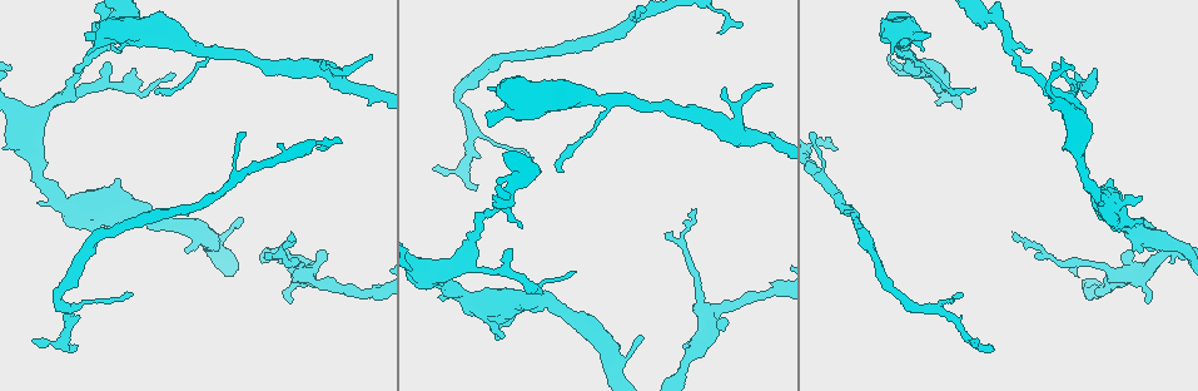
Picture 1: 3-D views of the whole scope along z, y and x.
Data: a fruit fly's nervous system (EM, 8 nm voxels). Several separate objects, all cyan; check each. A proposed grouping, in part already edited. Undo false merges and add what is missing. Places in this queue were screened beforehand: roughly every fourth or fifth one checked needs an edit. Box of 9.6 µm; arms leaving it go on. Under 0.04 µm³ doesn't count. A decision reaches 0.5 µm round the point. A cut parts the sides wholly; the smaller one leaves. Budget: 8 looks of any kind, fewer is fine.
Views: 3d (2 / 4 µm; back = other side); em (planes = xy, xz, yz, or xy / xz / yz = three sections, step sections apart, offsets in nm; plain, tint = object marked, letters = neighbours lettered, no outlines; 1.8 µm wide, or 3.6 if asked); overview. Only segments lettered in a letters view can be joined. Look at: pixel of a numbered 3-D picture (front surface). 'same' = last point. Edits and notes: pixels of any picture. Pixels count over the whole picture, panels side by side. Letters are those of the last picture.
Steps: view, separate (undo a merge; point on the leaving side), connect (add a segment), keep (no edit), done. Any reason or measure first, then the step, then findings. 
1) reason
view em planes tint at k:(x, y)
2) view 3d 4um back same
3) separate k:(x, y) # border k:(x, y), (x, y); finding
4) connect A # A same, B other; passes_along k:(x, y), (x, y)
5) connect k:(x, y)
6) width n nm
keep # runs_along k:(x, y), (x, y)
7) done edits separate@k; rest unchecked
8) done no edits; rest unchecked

branch stops here
view 3d 2um at 1:(324, 251)

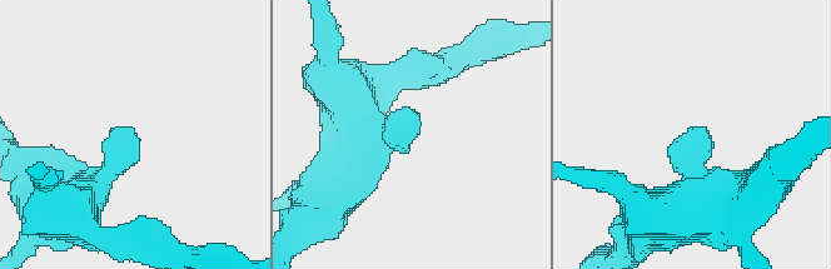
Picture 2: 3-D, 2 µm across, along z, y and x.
shape alone is not enough
view em xy step 4 letters at 2:(131, 130)

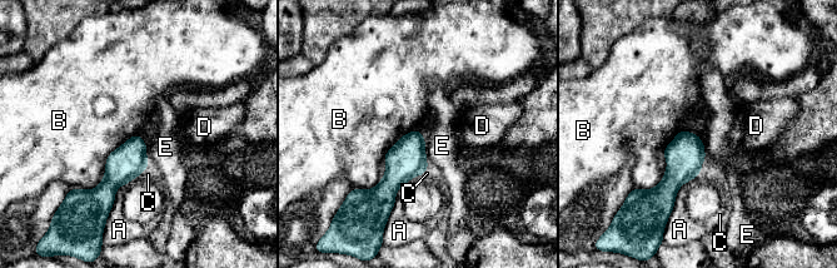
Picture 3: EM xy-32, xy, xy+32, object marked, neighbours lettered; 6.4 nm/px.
width 200 nm; longest_contact B 340 nm
keep # A other, B other, C other, D other, E other; no lettered segment goes on from it

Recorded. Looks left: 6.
branch stops here
view em planes letters at 1:(77, 347)

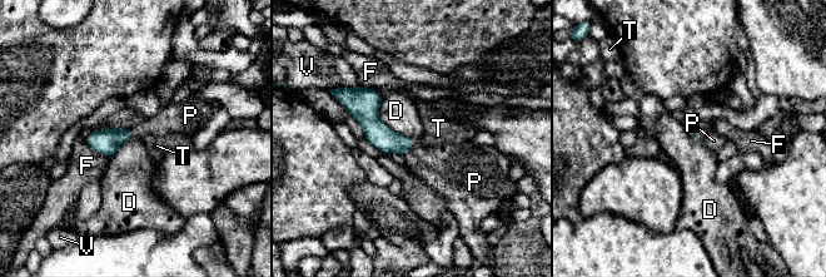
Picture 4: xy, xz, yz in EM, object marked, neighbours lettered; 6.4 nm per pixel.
connect P # D other, F other, P same, T other, V other; passes_along 4:(378, 134), (409, 148), (443, 167); it goes on there

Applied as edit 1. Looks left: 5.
view overview

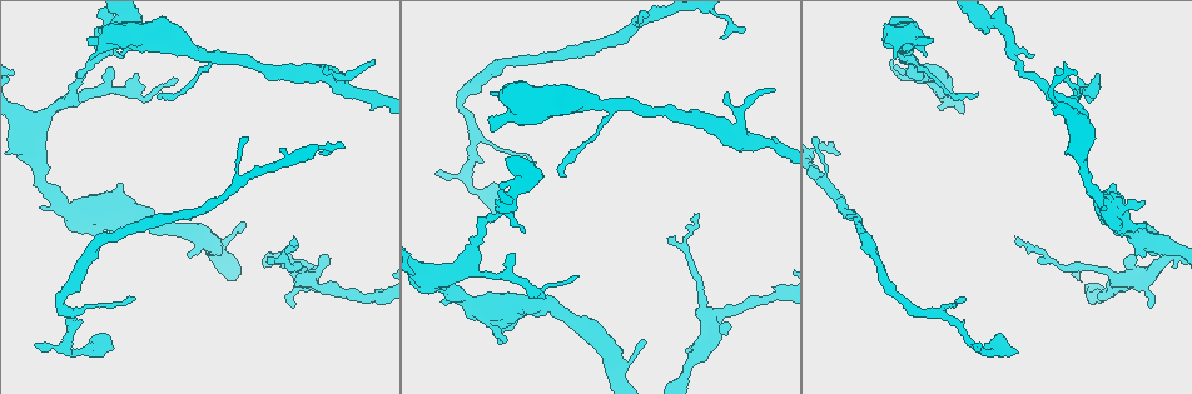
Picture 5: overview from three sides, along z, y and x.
free end
view 3d 2um at 5:(695, 215)

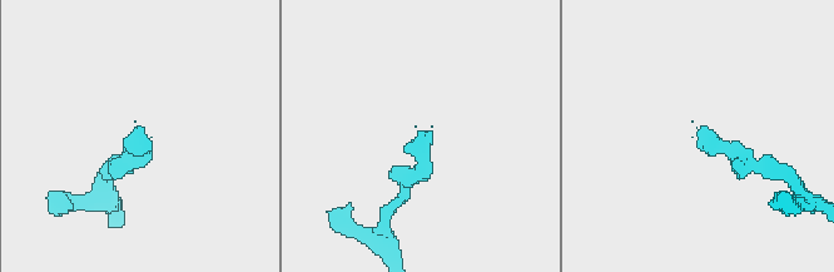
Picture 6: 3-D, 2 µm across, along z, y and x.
now the EM
view em planes letters at 6:(418, 131)

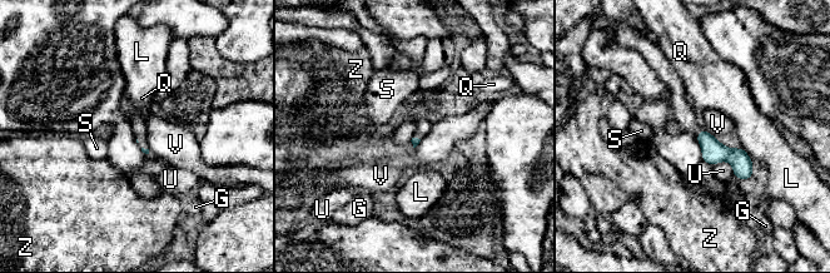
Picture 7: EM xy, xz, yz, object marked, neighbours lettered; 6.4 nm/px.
longest_contact U 160 nm
keep # G other, L other, Q other, S other, U other, V other, Z other; none of them fits

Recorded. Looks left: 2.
done edits connect@4; rest unchecked

